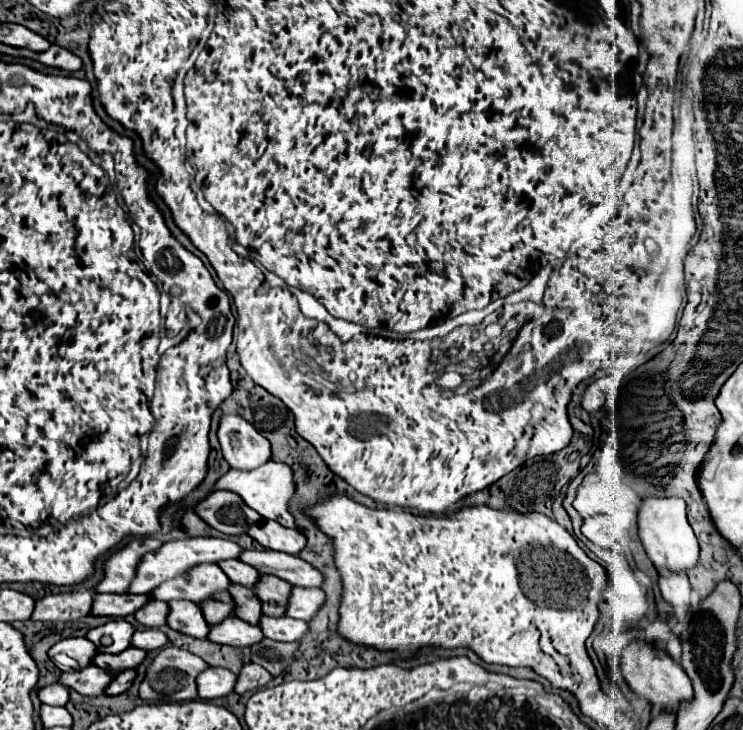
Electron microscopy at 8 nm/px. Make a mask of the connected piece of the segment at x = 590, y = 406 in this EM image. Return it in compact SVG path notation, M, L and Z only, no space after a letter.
M592 384L592 386L586 388L586 392L584 392L584 396L582 396L582 408L584 408L584 410L596 412L598 408L604 406L604 402L606 402L606 398L604 398L602 390L596 388L596 384Z

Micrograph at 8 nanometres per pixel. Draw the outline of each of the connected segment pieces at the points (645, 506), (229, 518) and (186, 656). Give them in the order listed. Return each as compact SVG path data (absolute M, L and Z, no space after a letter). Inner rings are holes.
M650 496L642 502L640 514L638 514L638 530L640 530L640 540L646 548L648 558L654 562L656 568L664 568L670 572L688 572L690 568L696 568L698 554L700 554L700 544L698 538L688 524L686 518L686 504L678 496L668 496L668 498L656 498Z
M230 490L212 492L196 506L196 514L222 534L246 534L250 526L260 522L260 514L244 504L244 500Z
M166 646L160 650L160 654L152 660L152 664L148 666L146 678L140 684L140 698L144 700L152 700L152 702L182 702L182 700L194 700L198 698L198 686L196 686L196 678L202 670L206 670L208 664L196 656L186 652L184 648L176 648L176 646Z

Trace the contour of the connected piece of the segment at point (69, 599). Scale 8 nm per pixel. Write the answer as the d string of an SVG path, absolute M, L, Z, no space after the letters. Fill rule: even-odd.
M88 590L44 596L44 598L36 600L32 620L38 620L38 622L76 622L76 620L90 614L92 602L94 602L94 598Z

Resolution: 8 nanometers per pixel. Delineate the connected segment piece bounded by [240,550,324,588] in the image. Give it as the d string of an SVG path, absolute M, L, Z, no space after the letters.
M244 550L240 560L256 568L260 574L274 574L294 586L320 588L324 584L324 574L320 574L314 566L308 566L308 562L300 560L298 556L286 552Z

